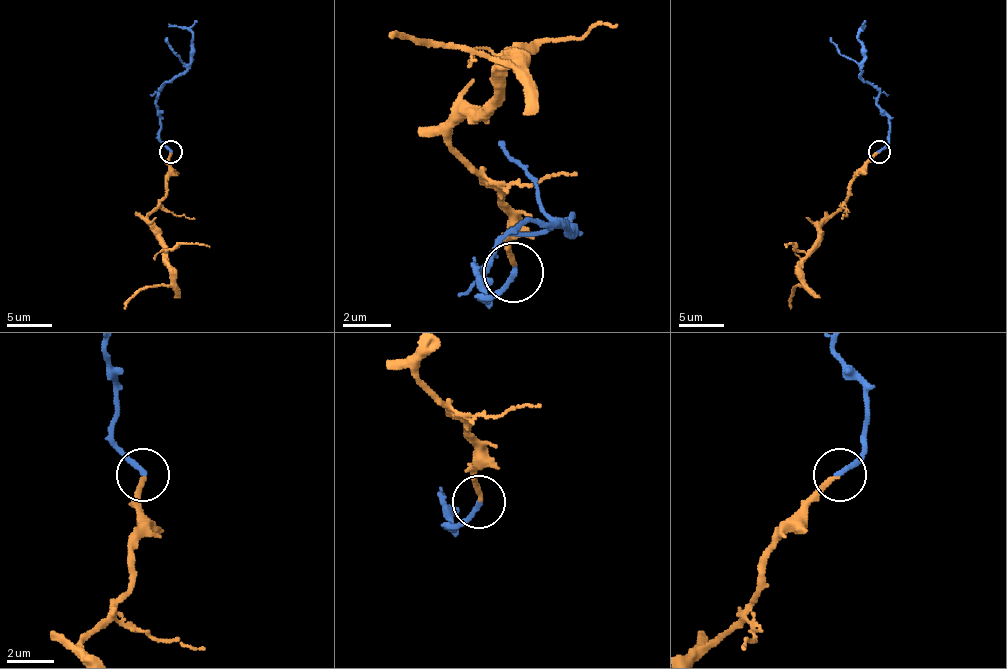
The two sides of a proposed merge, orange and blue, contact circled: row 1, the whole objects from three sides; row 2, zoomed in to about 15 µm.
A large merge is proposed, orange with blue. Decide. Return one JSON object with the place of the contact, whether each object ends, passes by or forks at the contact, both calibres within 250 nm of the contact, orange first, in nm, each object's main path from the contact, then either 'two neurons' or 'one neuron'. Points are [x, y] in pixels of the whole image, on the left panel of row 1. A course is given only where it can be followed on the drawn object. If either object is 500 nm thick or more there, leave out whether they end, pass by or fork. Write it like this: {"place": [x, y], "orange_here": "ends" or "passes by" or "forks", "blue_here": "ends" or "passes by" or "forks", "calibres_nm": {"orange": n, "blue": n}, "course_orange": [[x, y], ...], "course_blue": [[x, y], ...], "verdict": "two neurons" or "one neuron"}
{"place": [170, 151], "orange_here": "ends", "blue_here": "ends", "calibres_nm": {"orange": 200, "blue": 240}, "course_orange": [[170, 153], [165, 196], [147, 219], [168, 262], [170, 283], [140, 290], [124, 308]], "course_blue": [[170, 151], [159, 137], [161, 114], [156, 92], [179, 76], [190, 62], [193, 39], [186, 28], [168, 23]], "verdict": "one neuron"}

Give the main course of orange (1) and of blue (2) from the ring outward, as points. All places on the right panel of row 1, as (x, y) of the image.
1: (879, 153), (854, 178), (850, 196), (827, 219), (818, 244), (802, 262), (802, 283), (795, 290), (791, 308)
2: (879, 151), (889, 137), (889, 114), (877, 103), (879, 92), (859, 76), (864, 23)

